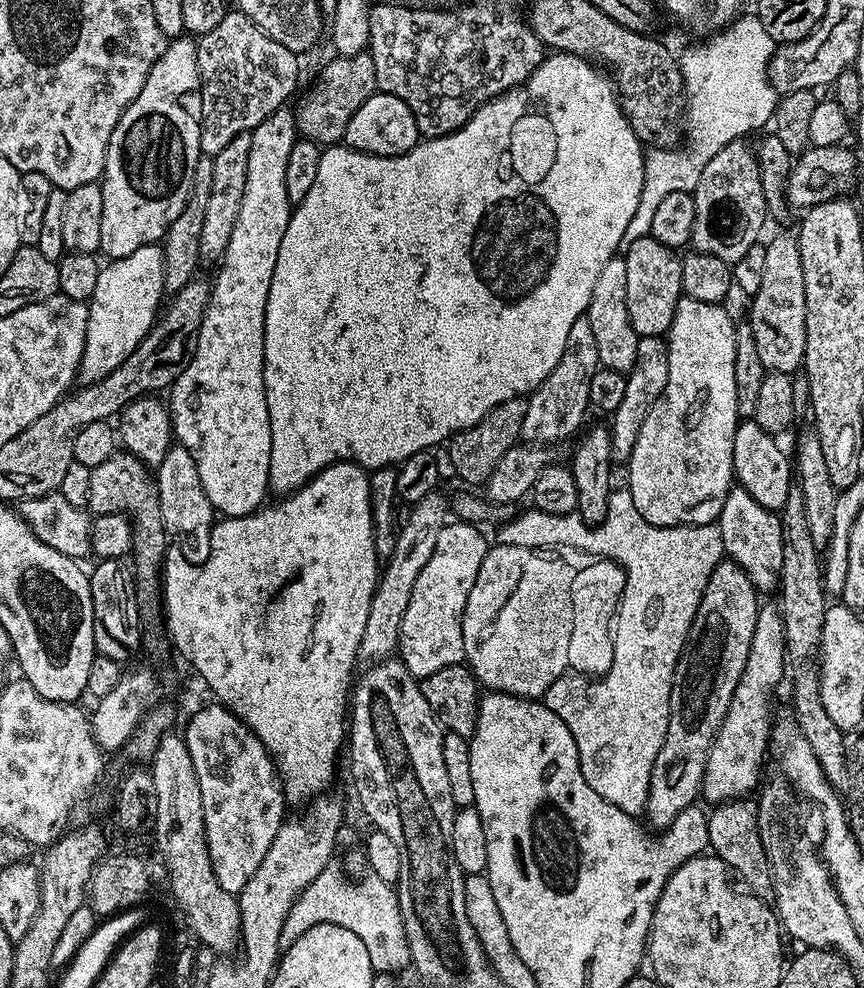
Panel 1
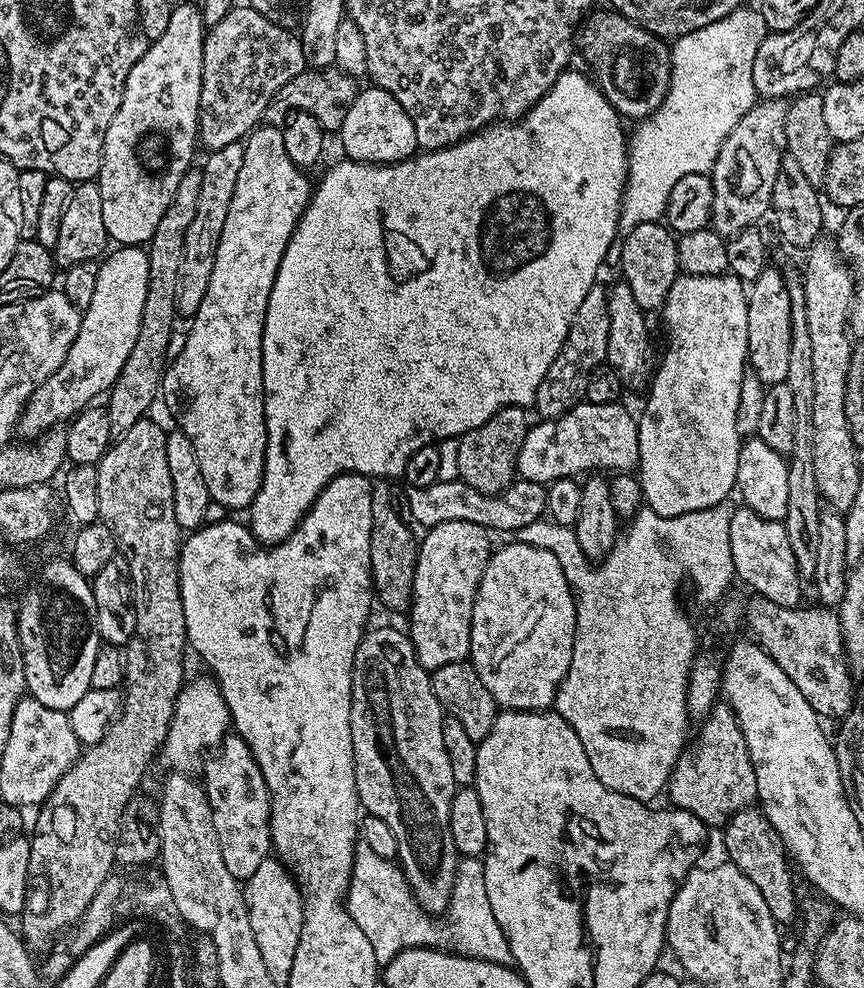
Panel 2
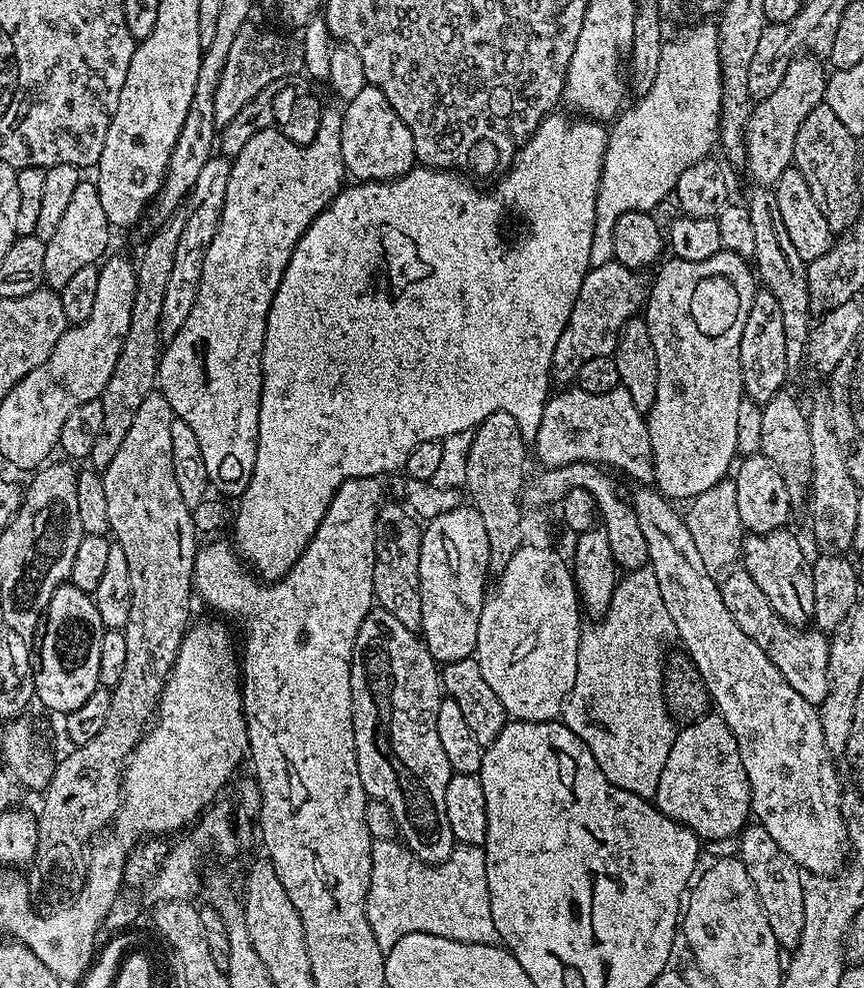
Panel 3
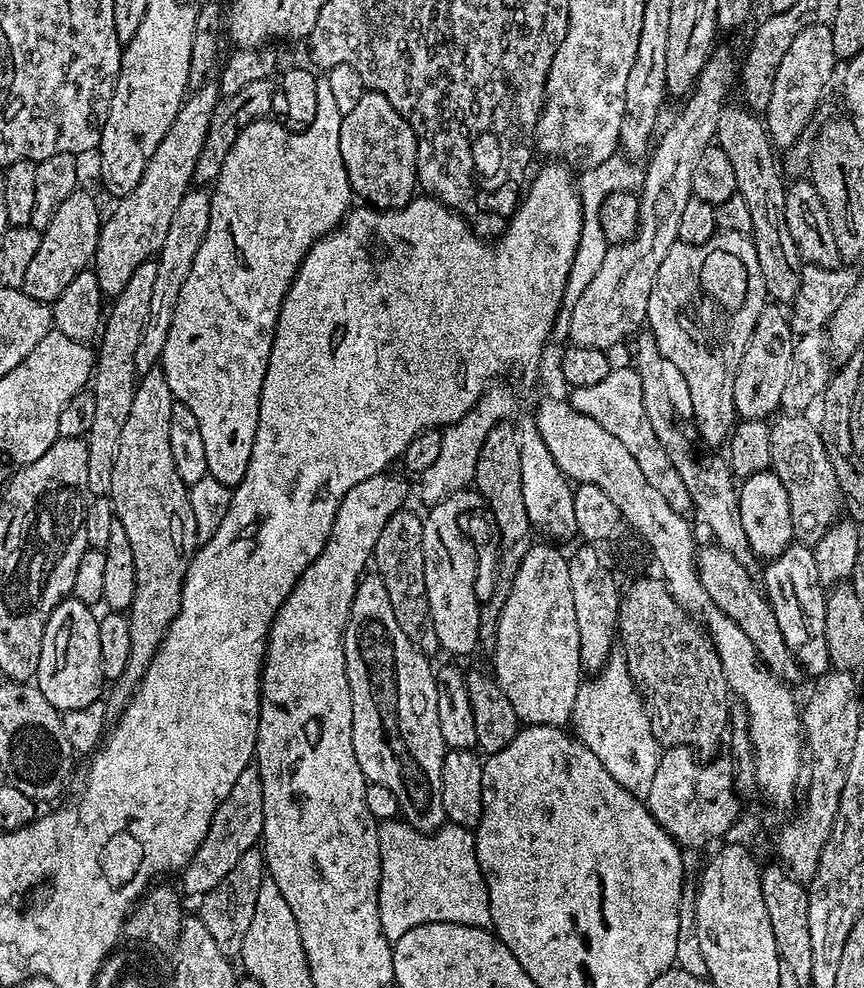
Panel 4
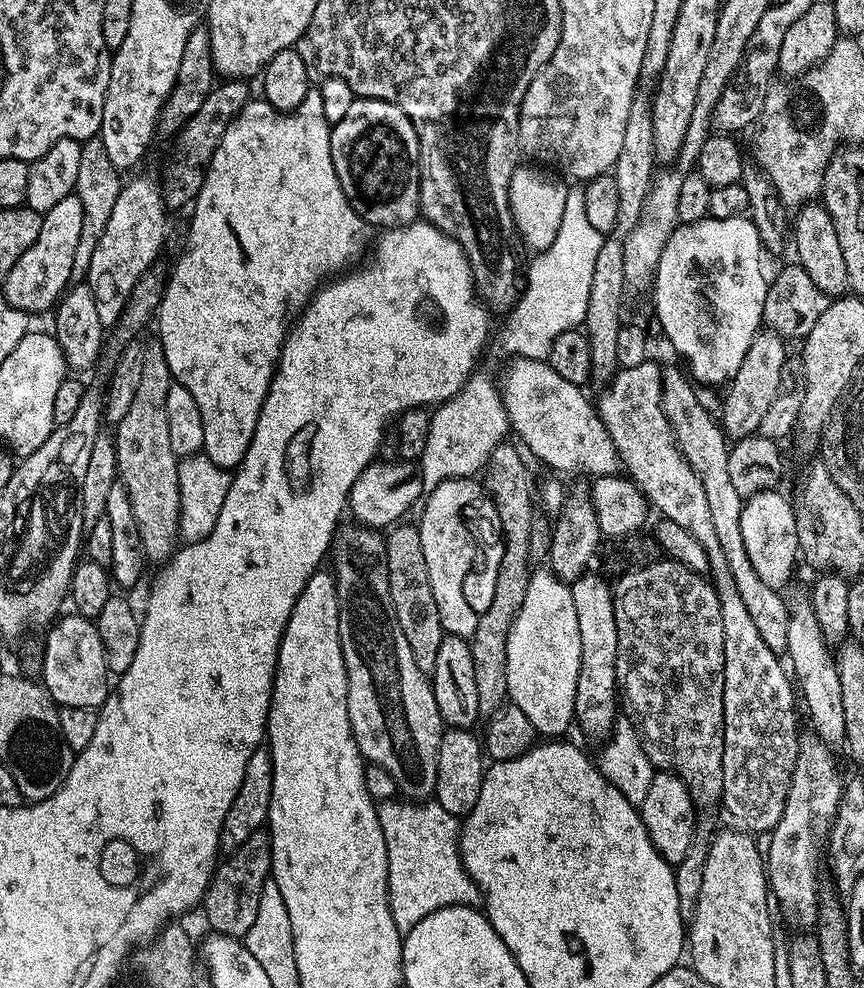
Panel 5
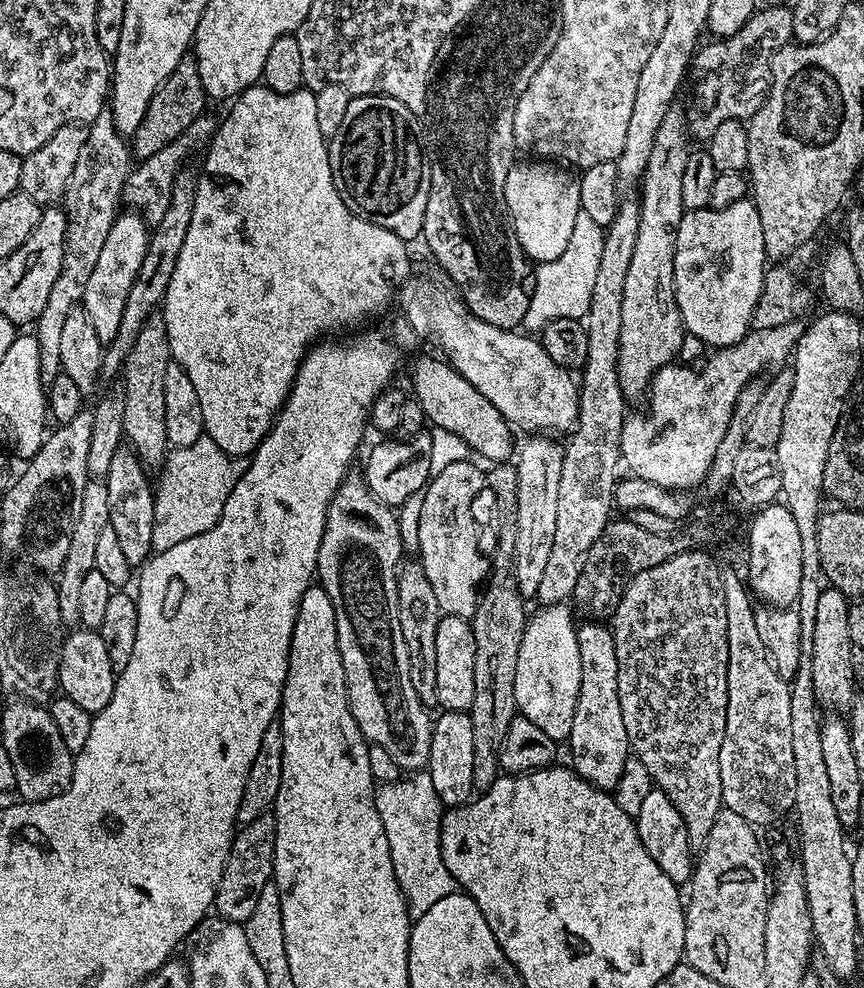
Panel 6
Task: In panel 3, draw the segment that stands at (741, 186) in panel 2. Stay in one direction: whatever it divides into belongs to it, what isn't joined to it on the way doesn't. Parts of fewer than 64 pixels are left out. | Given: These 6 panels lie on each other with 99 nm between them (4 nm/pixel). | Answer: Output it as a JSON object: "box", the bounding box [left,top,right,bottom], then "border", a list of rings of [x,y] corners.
{"box":[744,55,826,185],"border":[[[797,55],[790,66],[786,66],[786,74],[782,74],[778,90],[753,107],[752,117],[744,132],[744,154],[746,169],[756,179],[757,185],[775,185],[777,178],[793,167],[794,138],[798,138],[798,126],[806,122],[806,114],[810,114],[814,106],[825,103],[826,71],[814,57],[804,55]]]}

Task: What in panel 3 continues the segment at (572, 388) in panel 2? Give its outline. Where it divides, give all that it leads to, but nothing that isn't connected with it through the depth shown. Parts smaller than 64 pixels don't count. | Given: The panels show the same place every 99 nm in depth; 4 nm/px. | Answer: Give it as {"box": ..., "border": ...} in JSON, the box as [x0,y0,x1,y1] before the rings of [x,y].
{"box":[551,258,646,381],"border":[[[615,258],[597,268],[589,268],[582,282],[582,290],[578,290],[578,298],[574,302],[574,310],[570,310],[570,322],[566,322],[566,330],[562,330],[562,338],[558,338],[558,346],[554,346],[551,379],[575,381],[578,366],[582,362],[590,362],[590,358],[612,356],[616,344],[620,341],[620,331],[628,320],[633,319],[646,303],[646,280],[639,271],[622,266]]]}

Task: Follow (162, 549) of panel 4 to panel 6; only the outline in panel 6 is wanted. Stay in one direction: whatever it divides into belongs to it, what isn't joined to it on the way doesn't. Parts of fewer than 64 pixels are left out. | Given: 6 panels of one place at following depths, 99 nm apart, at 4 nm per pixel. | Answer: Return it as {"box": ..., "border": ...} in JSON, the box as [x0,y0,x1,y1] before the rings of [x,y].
{"box":[122,314,173,469],"border":[[[154,314],[146,318],[142,330],[138,330],[138,338],[134,338],[134,346],[122,369],[122,387],[126,398],[124,439],[141,464],[149,469],[159,469],[170,448],[166,438],[166,390],[162,386],[166,366],[170,363],[173,363],[173,359],[170,342],[166,338],[166,322],[163,315]]]}

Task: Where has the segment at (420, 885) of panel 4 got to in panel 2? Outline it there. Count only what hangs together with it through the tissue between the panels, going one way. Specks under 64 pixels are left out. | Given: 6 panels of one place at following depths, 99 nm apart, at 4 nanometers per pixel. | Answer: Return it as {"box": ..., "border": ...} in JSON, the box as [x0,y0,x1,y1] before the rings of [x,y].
{"box":[346,842,512,965],"border":[[[362,842],[356,845],[346,903],[352,920],[362,926],[362,934],[366,934],[370,941],[377,965],[389,964],[398,954],[402,954],[402,950],[437,946],[462,956],[473,956],[476,960],[512,964],[506,934],[502,934],[502,926],[498,926],[498,918],[494,918],[494,910],[490,910],[483,859],[464,858],[457,863],[452,897],[446,913],[448,928],[443,928],[436,921],[439,919],[433,918],[420,907],[399,863],[379,857]]]}

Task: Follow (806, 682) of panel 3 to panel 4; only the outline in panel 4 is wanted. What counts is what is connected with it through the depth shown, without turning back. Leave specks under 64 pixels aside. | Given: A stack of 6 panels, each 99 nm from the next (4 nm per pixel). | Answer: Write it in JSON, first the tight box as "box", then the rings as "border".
{"box":[696,542,802,682],"border":[[[715,542],[701,547],[696,553],[696,572],[700,576],[706,594],[710,594],[710,602],[726,614],[750,638],[754,650],[759,654],[760,660],[773,676],[779,676],[785,682],[793,682],[802,676],[800,663],[790,654],[790,646],[786,646],[786,638],[782,638],[782,630],[778,630],[778,618],[774,618],[774,610],[768,604],[768,598],[763,587],[758,583],[757,577],[752,576],[734,554],[721,548]]]}

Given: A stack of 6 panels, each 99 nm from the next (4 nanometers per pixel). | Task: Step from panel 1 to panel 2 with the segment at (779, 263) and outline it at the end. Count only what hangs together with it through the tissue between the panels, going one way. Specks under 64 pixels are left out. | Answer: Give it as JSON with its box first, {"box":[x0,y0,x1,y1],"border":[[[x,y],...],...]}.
{"box":[746,266,790,384],"border":[[[765,266],[762,274],[747,285],[748,309],[746,326],[748,327],[748,364],[750,370],[763,384],[783,384],[790,363],[790,290],[786,290],[784,273],[778,267]]]}

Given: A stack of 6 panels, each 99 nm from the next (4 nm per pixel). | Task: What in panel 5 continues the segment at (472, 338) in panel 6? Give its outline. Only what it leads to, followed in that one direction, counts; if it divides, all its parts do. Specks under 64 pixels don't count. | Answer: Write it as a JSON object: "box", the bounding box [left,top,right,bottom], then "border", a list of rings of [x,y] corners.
{"box":[502,358,622,478],"border":[[[516,358],[511,363],[502,379],[502,395],[511,431],[520,435],[519,443],[556,472],[589,472],[592,478],[617,475],[622,468],[620,455],[600,421],[597,405],[584,397],[585,389],[566,382],[547,360]]]}

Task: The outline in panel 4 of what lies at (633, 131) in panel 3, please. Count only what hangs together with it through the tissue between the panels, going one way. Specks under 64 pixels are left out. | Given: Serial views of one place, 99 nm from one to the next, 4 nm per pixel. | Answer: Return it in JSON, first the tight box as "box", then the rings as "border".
{"box":[563,154,644,310],"border":[[[617,154],[606,158],[593,168],[584,168],[581,176],[578,176],[578,191],[580,205],[582,206],[582,234],[578,238],[578,250],[574,254],[574,266],[570,266],[570,278],[566,282],[563,307],[570,310],[578,298],[582,298],[582,290],[590,286],[594,274],[602,266],[606,259],[606,250],[610,247],[606,234],[602,234],[602,204],[612,192],[636,192],[644,184],[644,168],[639,163],[633,162],[623,154]]]}

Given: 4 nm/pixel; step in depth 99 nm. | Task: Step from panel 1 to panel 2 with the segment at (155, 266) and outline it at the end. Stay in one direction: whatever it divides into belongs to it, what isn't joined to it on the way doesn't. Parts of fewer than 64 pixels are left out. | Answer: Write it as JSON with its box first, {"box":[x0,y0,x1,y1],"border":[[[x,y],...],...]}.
{"box":[18,246,150,438],"border":[[[116,246],[99,261],[99,265],[98,283],[94,285],[94,298],[90,301],[90,306],[83,309],[80,317],[78,338],[74,338],[74,346],[70,346],[70,354],[66,354],[66,362],[62,362],[62,366],[58,366],[58,370],[54,374],[50,374],[50,378],[46,378],[46,382],[42,382],[42,386],[38,386],[38,390],[34,390],[34,394],[28,399],[28,404],[25,406],[23,414],[20,415],[20,423],[18,425],[19,435],[24,435],[21,437],[35,438],[47,432],[50,428],[55,428],[63,425],[65,422],[71,421],[72,417],[77,416],[83,408],[89,407],[93,402],[99,401],[96,399],[100,395],[101,399],[111,389],[112,384],[116,381],[118,374],[122,370],[122,366],[126,366],[126,358],[130,358],[130,350],[134,350],[134,342],[138,342],[138,330],[142,326],[142,309],[146,307],[146,286],[150,286],[150,262],[148,261],[147,251],[140,246]]]}

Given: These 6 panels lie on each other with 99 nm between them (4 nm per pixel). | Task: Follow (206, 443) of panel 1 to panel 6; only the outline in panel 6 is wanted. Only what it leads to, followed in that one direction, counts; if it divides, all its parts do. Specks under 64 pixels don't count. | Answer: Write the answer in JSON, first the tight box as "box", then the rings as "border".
{"box":[162,86,409,457],"border":[[[263,86],[247,88],[231,101],[232,109],[229,110],[228,117],[219,121],[216,135],[207,145],[208,157],[204,160],[204,173],[199,173],[196,182],[194,218],[190,218],[188,233],[182,241],[182,251],[178,254],[178,266],[174,266],[170,286],[164,295],[162,315],[166,322],[170,354],[175,364],[186,370],[186,375],[198,393],[198,406],[202,406],[207,439],[213,440],[227,456],[251,457],[256,447],[264,441],[277,412],[284,407],[284,400],[292,389],[300,364],[317,341],[329,334],[339,333],[336,332],[339,328],[352,328],[363,320],[376,320],[387,314],[388,303],[394,300],[394,292],[392,296],[392,288],[388,285],[388,267],[397,264],[404,268],[408,264],[409,245],[402,238],[398,238],[398,234],[382,226],[374,226],[366,222],[366,218],[358,218],[348,209],[346,202],[342,202],[330,170],[329,143],[322,130],[318,130],[315,101],[316,93],[312,90],[278,94]]]}

